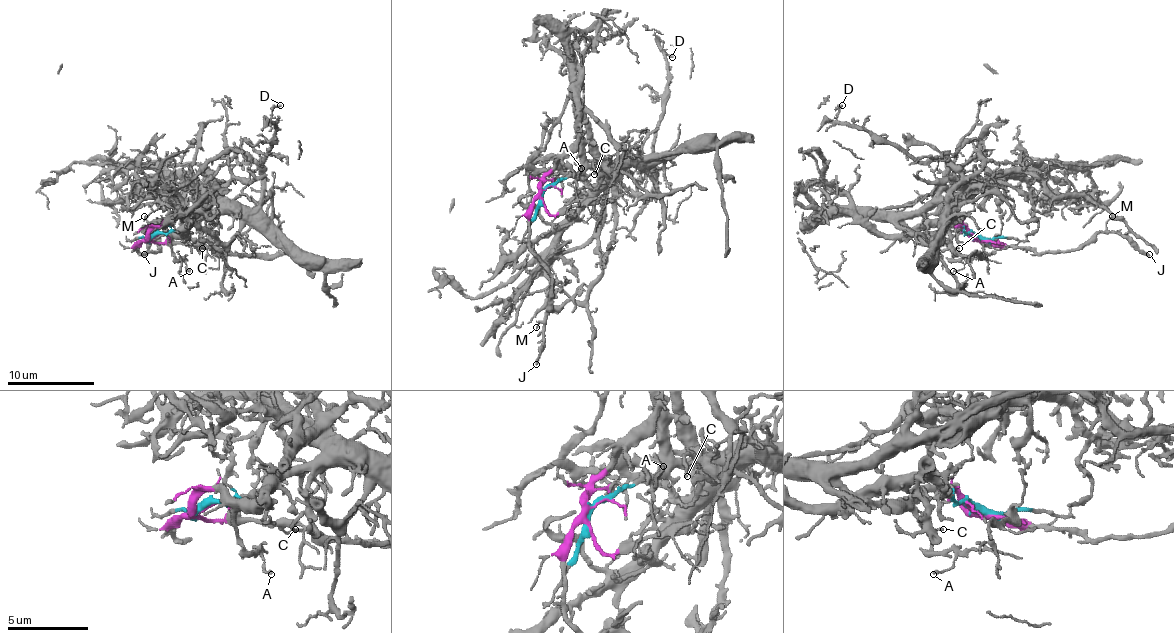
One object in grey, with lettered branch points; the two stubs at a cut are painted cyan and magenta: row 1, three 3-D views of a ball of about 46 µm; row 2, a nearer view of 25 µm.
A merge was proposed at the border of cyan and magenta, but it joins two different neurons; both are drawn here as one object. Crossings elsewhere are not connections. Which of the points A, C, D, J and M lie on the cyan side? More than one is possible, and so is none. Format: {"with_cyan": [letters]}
{"with_cyan": ["C", "D"]}

